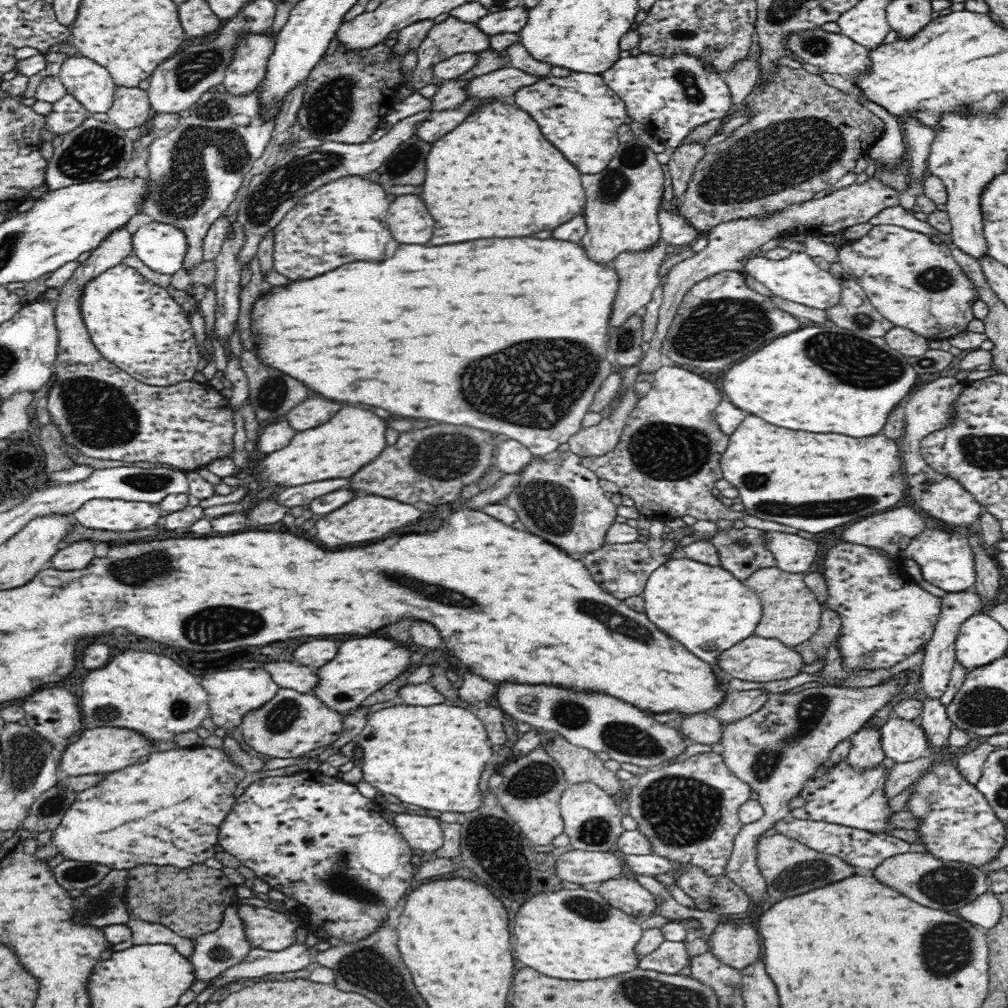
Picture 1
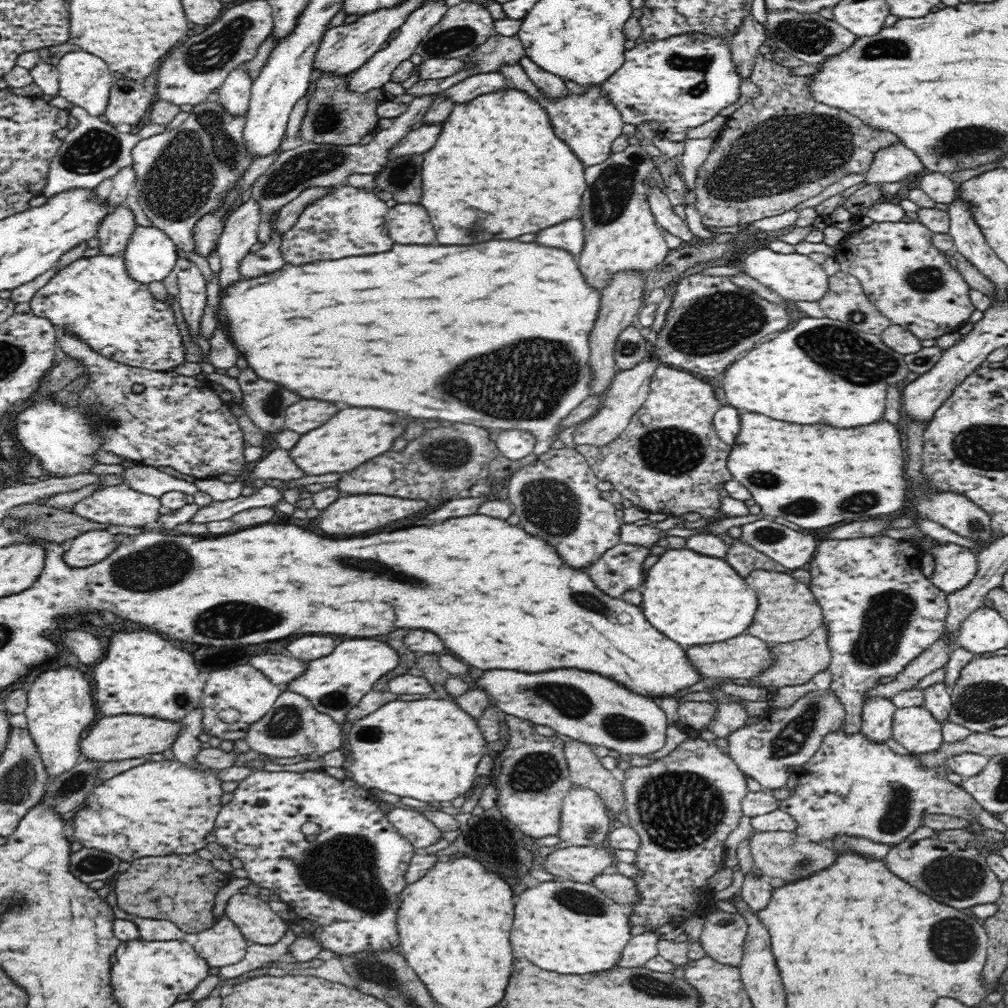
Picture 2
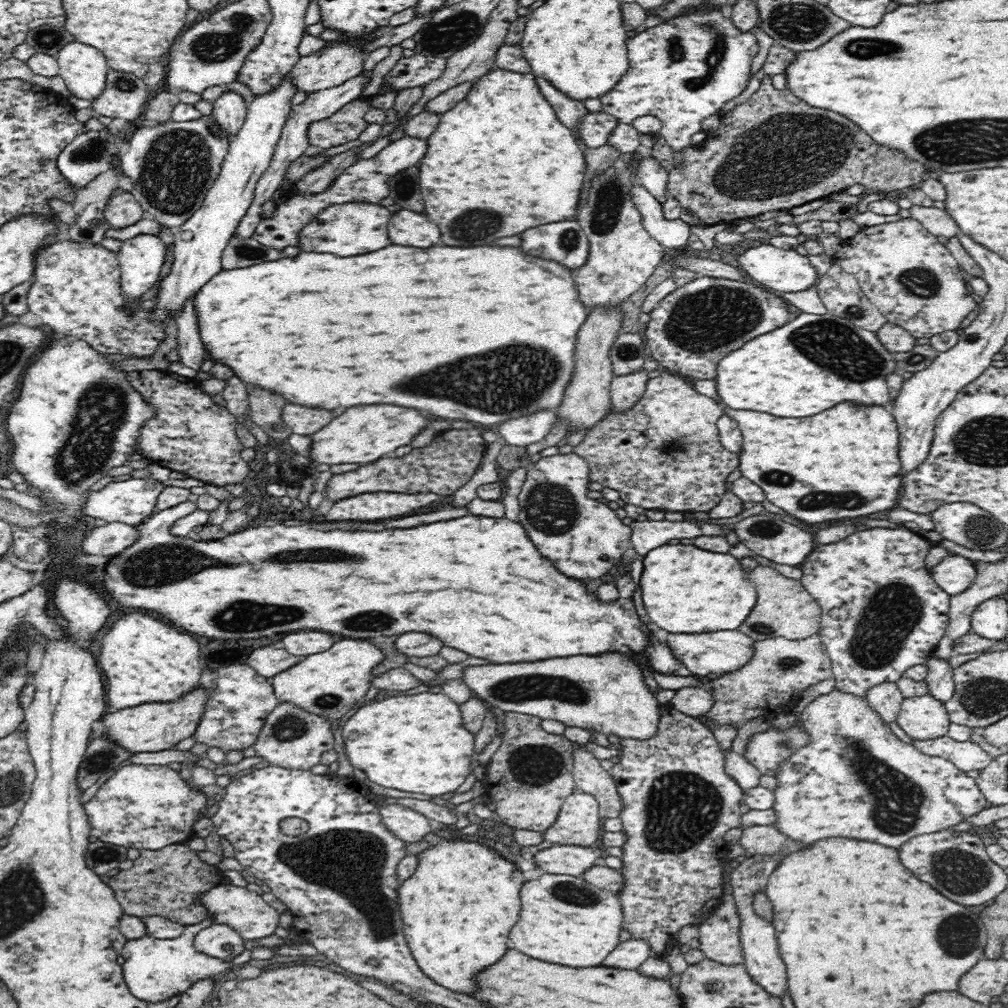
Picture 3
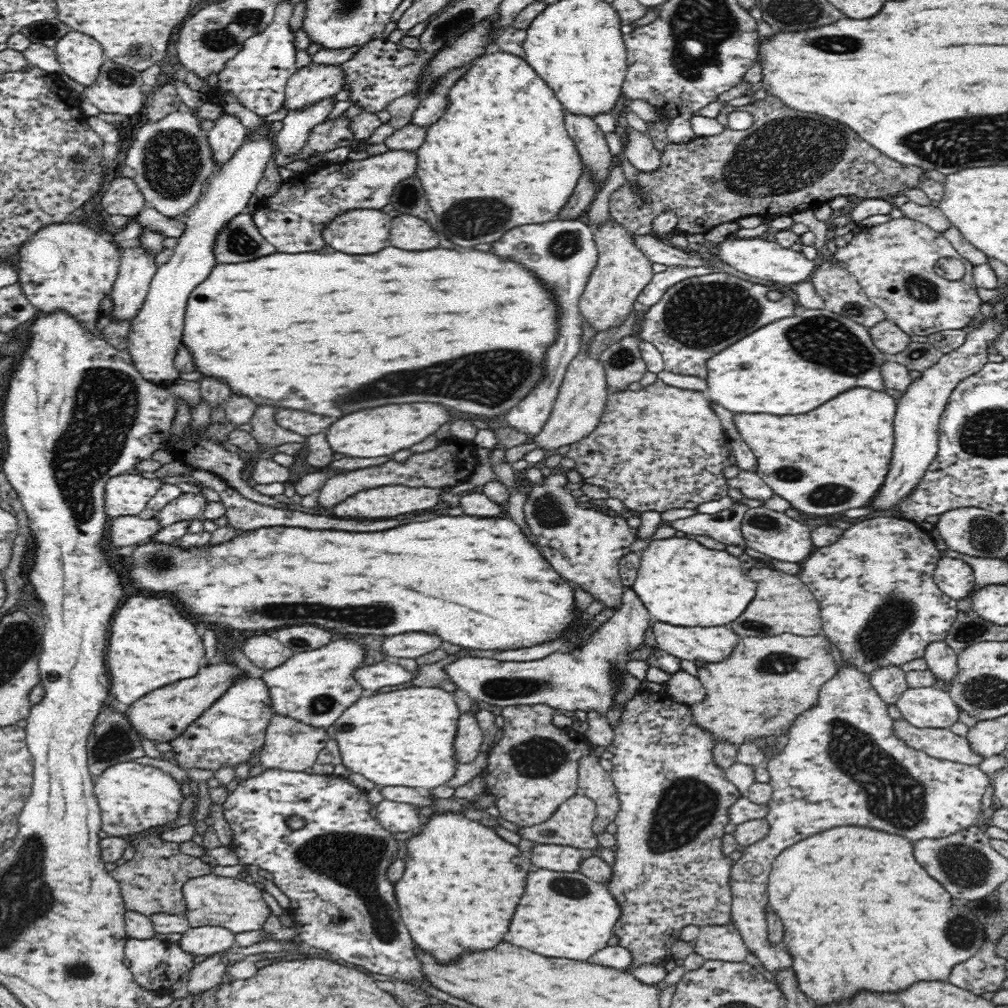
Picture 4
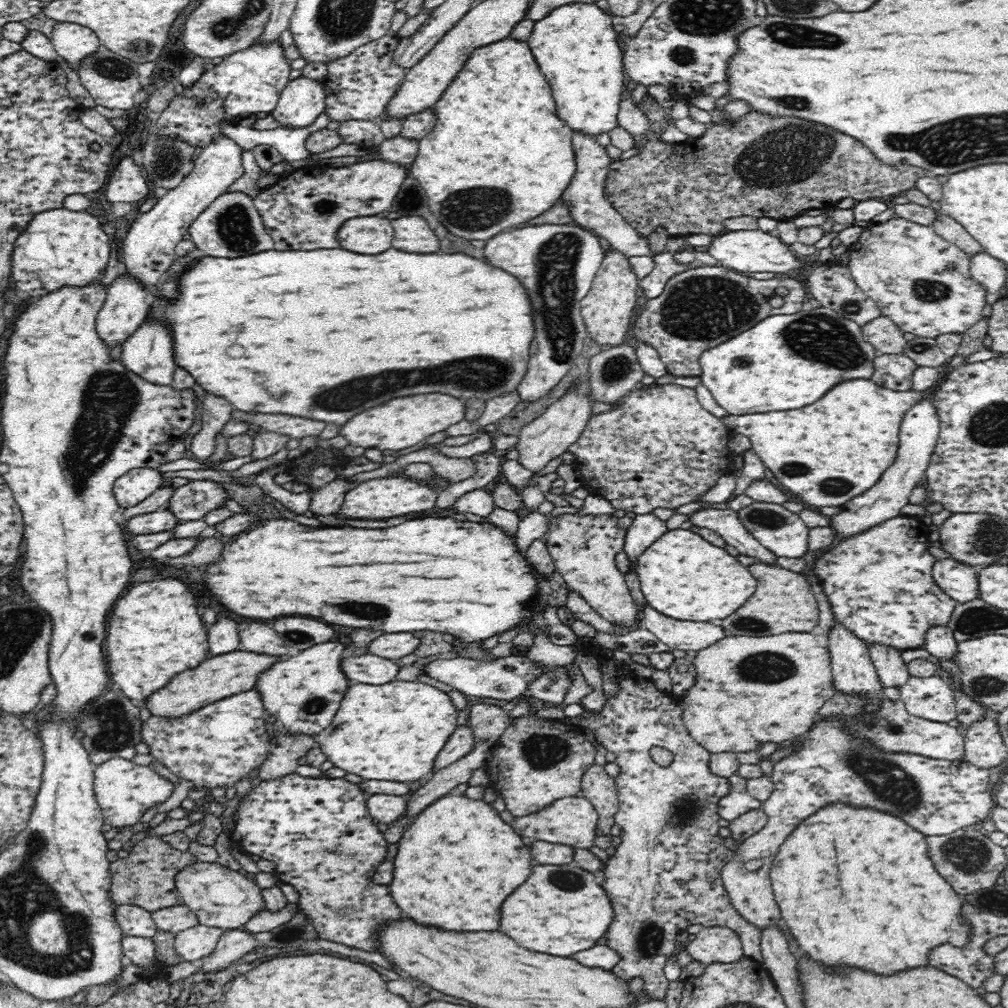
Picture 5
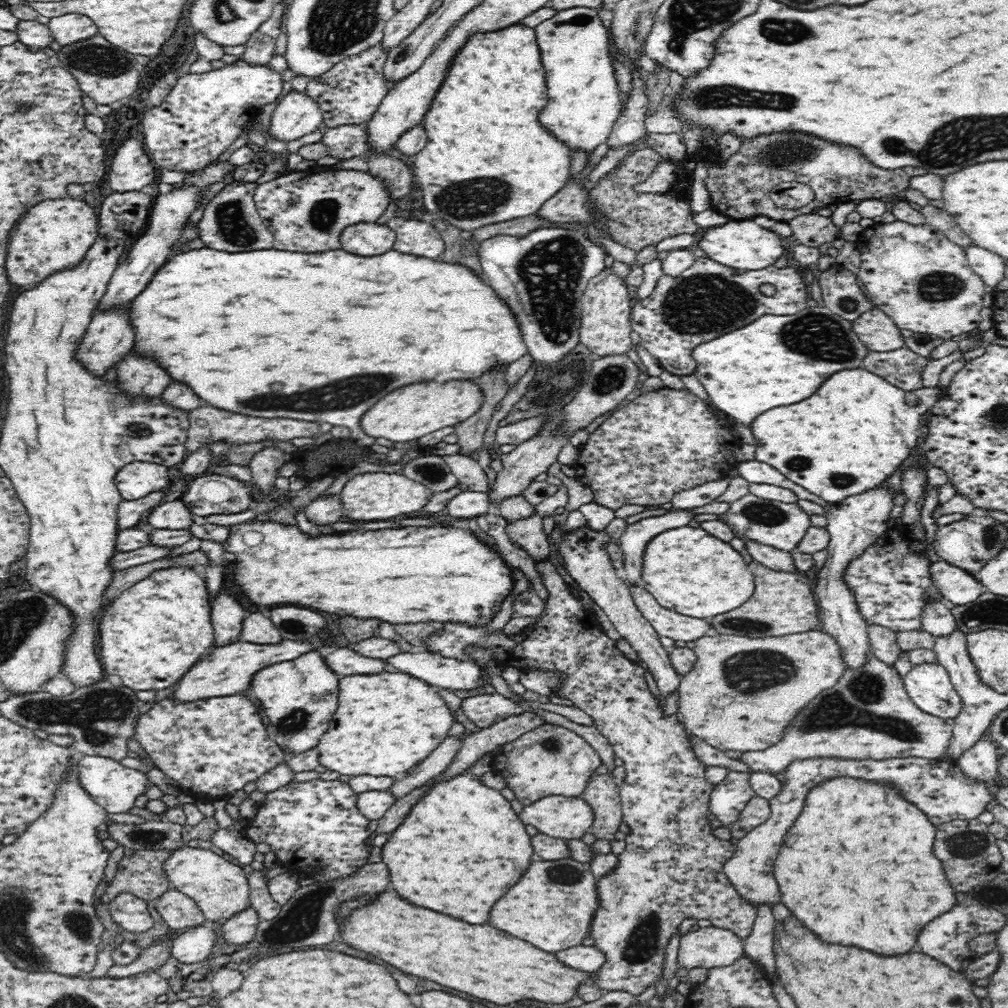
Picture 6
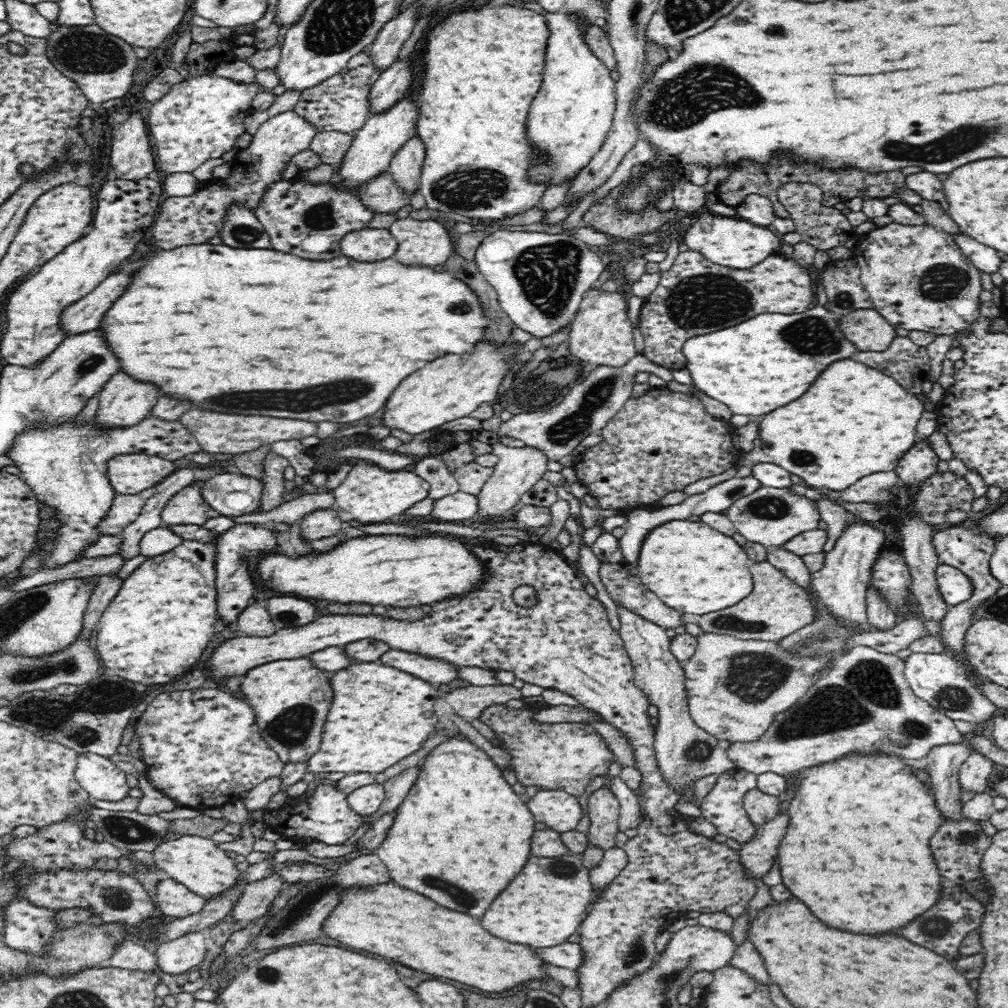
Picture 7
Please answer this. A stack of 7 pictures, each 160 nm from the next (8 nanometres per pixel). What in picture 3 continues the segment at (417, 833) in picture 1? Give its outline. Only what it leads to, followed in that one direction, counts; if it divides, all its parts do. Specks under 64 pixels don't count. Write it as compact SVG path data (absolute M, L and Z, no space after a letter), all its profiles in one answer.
M397 803L383 805L379 809L388 830L406 843L426 840L426 835L431 832L430 819L410 807Z

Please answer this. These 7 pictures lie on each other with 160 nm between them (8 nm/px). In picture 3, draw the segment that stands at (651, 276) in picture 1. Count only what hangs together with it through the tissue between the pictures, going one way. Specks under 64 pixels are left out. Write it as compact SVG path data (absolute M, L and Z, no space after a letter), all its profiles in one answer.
M623 303L616 304L614 308L596 306L588 313L588 318L580 327L580 334L576 339L575 367L570 384L562 406L558 409L557 417L568 421L572 425L571 432L580 431L581 428L591 428L600 423L611 408L610 391L611 382L615 374L610 351L620 329L623 327Z

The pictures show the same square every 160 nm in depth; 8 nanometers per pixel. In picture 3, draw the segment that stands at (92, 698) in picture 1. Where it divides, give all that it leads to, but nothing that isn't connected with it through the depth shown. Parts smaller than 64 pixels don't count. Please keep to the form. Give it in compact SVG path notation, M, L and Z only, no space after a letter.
M134 612L120 618L102 638L98 668L105 680L105 698L118 710L146 703L173 703L199 687L200 646L184 632L174 630L162 620Z

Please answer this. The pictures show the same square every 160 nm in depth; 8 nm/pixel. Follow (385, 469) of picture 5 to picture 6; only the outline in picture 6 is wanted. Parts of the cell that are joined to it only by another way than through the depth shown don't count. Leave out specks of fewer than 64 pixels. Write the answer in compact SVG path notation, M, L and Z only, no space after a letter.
M455 454L442 455L450 471L458 480L458 485L463 491L474 492L488 491L488 478L480 467L477 457L473 455Z

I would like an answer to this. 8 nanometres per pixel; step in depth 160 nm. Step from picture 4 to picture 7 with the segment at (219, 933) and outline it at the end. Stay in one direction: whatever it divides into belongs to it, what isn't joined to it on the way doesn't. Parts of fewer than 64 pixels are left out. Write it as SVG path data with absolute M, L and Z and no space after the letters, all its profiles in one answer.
M201 931L162 943L154 952L157 966L168 974L182 974L191 970L204 961L207 953L205 944Z

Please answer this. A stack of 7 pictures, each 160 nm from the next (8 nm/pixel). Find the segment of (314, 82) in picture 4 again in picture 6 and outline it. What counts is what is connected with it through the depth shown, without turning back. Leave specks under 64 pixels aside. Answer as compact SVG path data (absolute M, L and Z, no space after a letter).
M290 90L271 114L270 134L278 140L296 140L323 127L323 112L305 90Z

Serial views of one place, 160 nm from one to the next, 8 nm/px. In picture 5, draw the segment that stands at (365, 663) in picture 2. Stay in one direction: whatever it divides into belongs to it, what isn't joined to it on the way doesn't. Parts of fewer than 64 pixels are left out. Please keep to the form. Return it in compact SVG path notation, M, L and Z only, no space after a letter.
M340 642L318 644L298 656L274 664L258 676L256 688L266 710L276 718L274 726L277 732L304 733L314 737L330 724L350 686L340 668L344 650L344 644Z

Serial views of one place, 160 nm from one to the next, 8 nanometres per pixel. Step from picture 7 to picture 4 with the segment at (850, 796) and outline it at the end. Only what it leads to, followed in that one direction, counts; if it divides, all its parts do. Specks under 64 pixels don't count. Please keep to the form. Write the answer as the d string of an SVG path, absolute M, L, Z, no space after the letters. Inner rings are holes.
M840 826L840 828L826 830L822 834L810 836L810 838L793 844L774 859L766 884L768 906L784 924L782 936L784 940L781 940L781 943L794 960L791 967L798 978L798 987L816 1006L844 1002L844 1000L856 996L860 990L868 990L868 992L894 992L894 990L898 990L900 992L920 980L944 980L946 982L949 980L952 969L962 962L968 962L972 956L976 956L976 952L980 950L985 941L985 928L978 913L968 909L967 902L953 898L936 880L932 880L926 874L926 870L920 864L916 864L914 854L912 854L912 844L900 836L894 836L894 834L884 834L878 830L858 828L858 826ZM828 988L850 990L850 992L824 992Z

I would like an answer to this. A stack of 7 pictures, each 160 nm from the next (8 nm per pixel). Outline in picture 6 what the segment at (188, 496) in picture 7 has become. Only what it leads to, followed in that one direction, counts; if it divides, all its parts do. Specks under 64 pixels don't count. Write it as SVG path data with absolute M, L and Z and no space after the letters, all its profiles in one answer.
M179 498L153 508L147 522L154 529L180 530L192 524L192 513Z

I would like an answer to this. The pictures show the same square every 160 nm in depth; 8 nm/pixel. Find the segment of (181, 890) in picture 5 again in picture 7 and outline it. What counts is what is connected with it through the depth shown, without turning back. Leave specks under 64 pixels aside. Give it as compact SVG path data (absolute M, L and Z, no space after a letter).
M181 836L178 840L164 841L154 850L153 860L156 867L164 870L170 879L186 886L197 896L202 896L205 902L230 892L242 878L242 873L236 868L236 861L216 847L211 837Z

